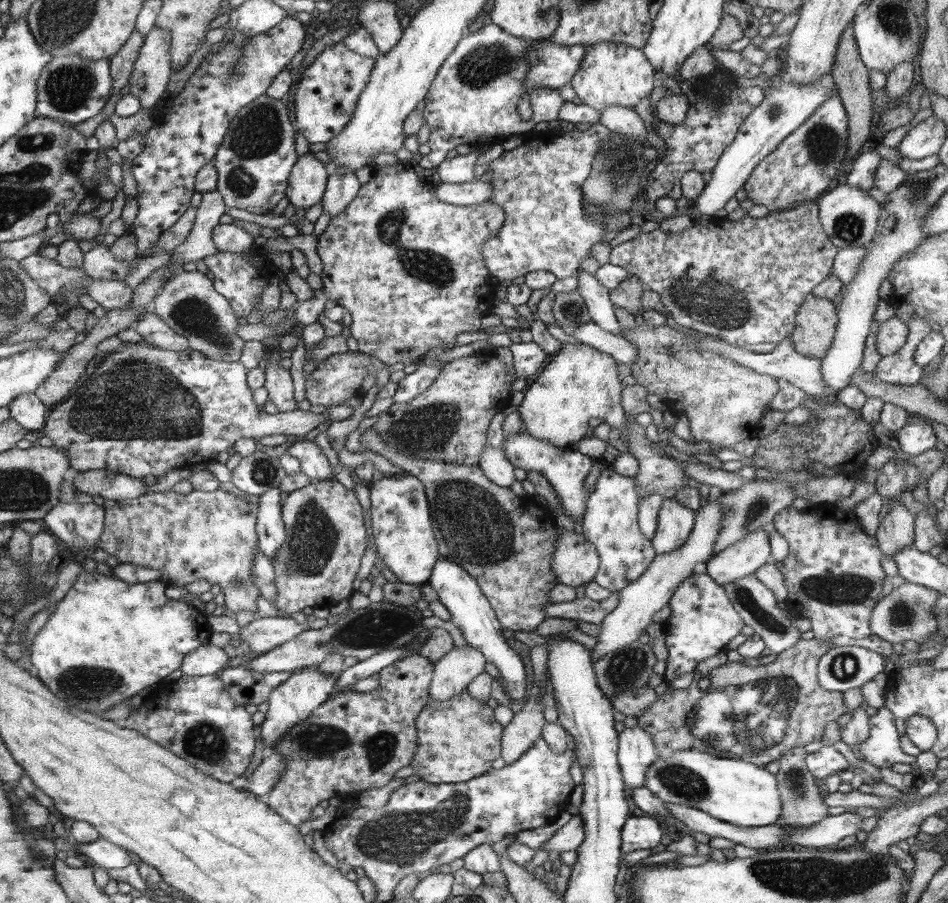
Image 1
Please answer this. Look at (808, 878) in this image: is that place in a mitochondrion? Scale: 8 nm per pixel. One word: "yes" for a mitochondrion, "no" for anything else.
yes

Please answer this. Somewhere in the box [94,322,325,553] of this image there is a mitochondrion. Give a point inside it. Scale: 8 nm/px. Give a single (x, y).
(264, 471)

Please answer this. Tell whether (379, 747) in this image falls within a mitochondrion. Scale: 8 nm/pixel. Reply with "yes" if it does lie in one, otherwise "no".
yes

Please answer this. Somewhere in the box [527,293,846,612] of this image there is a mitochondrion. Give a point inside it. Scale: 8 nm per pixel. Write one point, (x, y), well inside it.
(759, 507)

